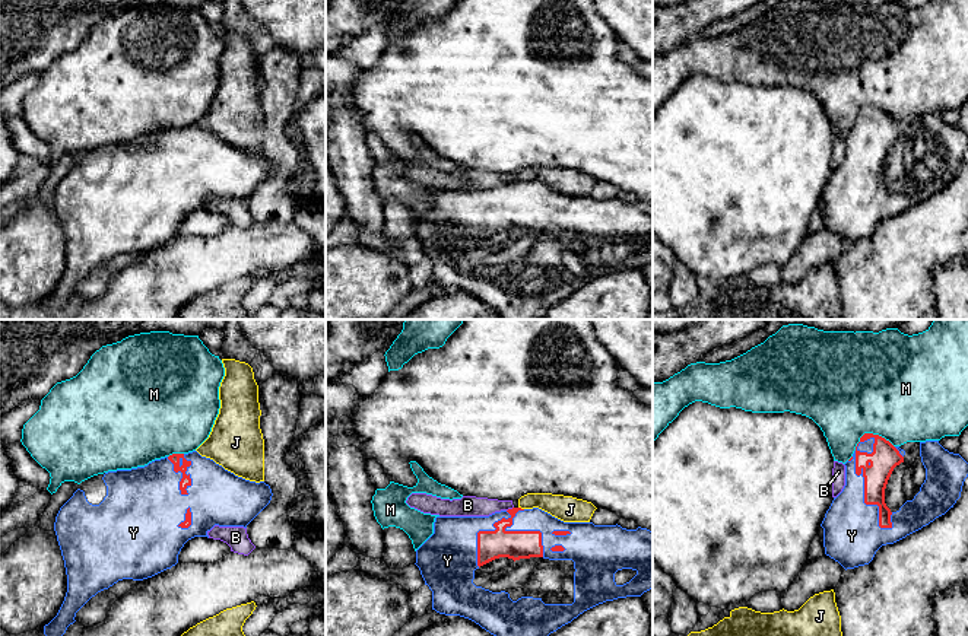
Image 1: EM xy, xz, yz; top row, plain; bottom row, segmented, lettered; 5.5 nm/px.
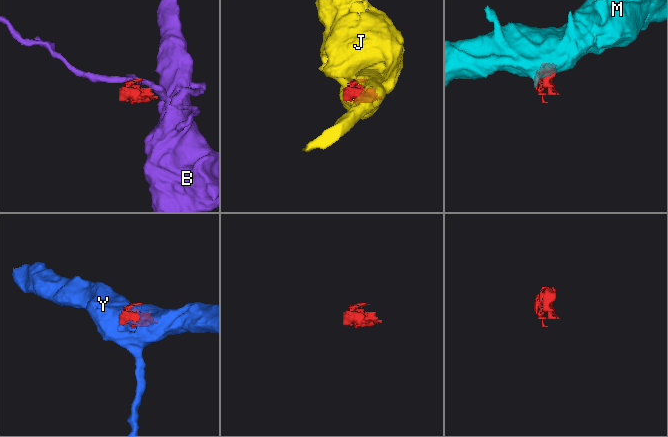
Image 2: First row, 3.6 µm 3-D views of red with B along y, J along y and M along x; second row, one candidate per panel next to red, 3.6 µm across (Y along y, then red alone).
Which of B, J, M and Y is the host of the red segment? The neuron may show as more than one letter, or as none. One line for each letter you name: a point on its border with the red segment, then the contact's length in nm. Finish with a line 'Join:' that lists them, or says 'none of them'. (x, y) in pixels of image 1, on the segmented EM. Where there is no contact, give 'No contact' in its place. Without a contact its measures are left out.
Y: Touches red at yz (865, 487). Shared border 500 nm
Join: Y

